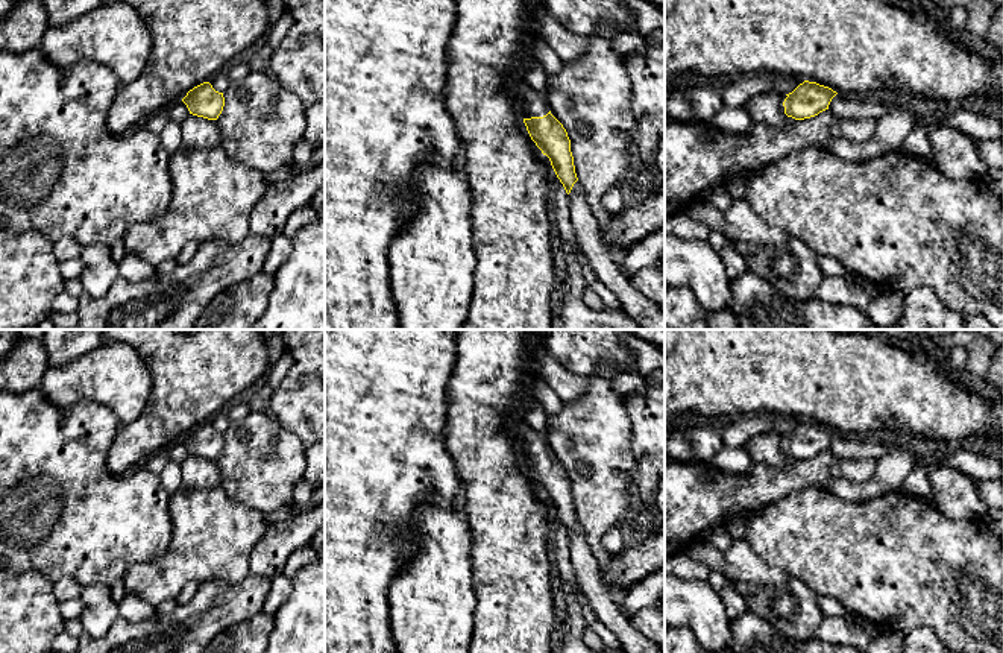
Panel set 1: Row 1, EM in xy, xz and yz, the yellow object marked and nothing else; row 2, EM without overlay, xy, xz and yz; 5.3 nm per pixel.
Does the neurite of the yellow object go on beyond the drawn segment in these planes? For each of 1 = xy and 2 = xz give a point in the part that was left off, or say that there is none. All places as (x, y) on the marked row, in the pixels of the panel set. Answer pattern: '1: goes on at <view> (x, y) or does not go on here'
1: does not go on here
2: goes on at xz (531, 104)

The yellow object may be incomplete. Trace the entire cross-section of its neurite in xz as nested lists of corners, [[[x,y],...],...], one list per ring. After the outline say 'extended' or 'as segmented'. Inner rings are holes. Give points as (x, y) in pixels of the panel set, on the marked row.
[[[520,77],[514,80],[513,91],[531,140],[549,158],[557,178],[569,194],[578,178],[566,129],[551,114],[549,103]]] | extended

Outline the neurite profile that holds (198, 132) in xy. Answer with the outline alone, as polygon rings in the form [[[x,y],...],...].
[[[190,114],[181,125],[181,149],[212,149],[220,146],[217,120]]]

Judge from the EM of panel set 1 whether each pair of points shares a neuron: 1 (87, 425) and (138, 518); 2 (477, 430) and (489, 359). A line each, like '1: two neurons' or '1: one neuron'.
1: one neuron
2: one neuron

